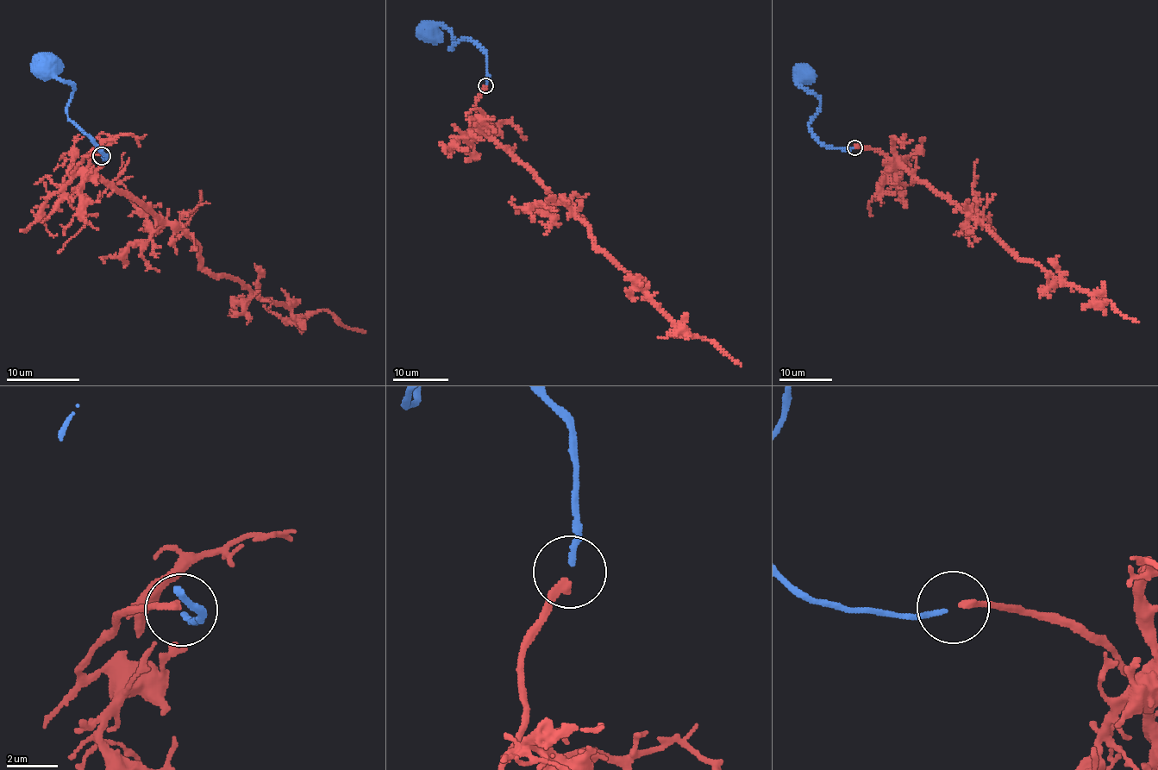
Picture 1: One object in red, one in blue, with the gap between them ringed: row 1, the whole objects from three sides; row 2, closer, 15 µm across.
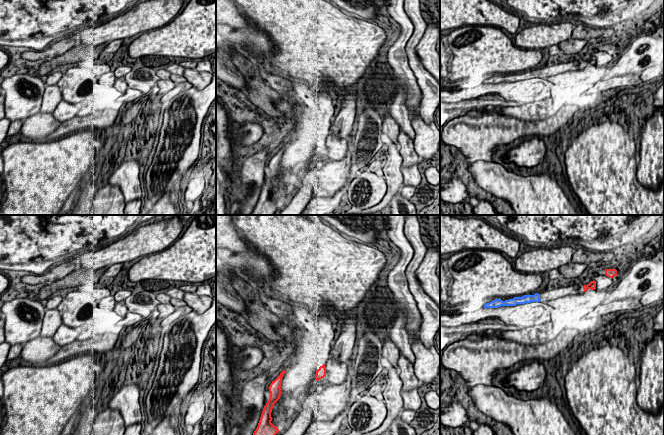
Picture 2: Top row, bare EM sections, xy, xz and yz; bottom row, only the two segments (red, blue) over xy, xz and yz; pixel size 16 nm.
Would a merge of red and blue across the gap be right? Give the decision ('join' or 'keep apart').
join

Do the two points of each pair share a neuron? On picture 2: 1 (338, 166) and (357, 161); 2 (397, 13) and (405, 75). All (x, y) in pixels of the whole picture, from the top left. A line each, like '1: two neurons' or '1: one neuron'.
1: two neurons
2: one neuron

